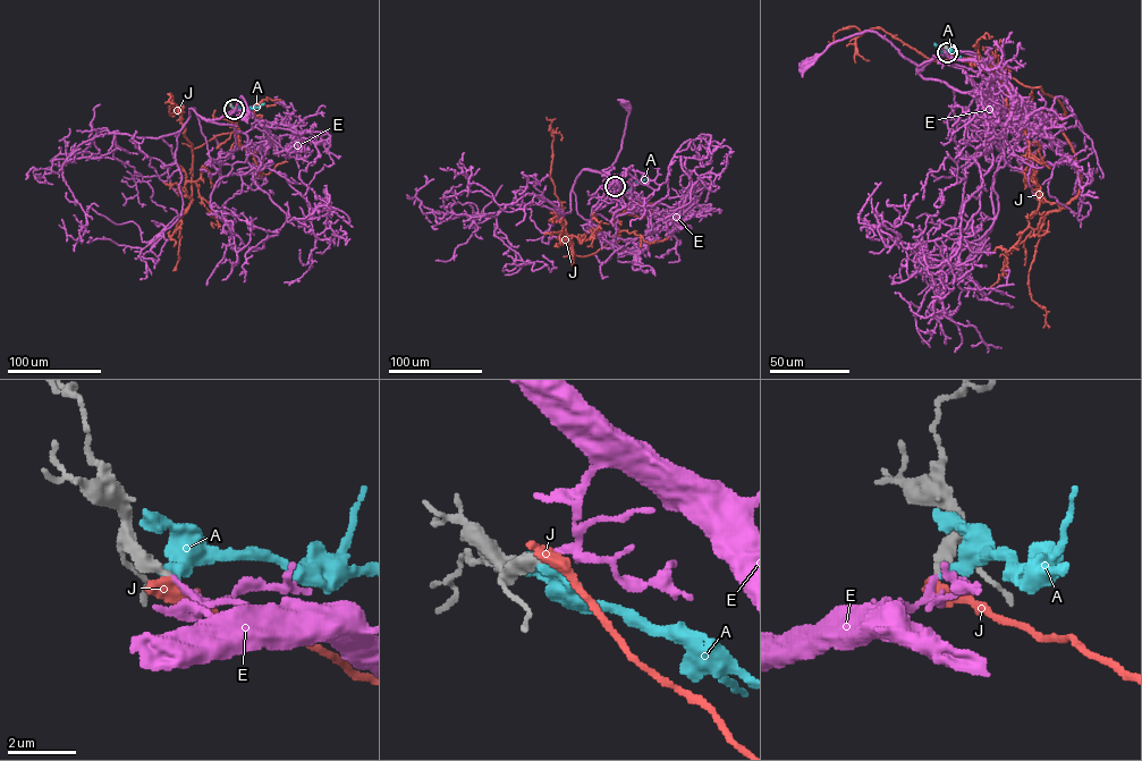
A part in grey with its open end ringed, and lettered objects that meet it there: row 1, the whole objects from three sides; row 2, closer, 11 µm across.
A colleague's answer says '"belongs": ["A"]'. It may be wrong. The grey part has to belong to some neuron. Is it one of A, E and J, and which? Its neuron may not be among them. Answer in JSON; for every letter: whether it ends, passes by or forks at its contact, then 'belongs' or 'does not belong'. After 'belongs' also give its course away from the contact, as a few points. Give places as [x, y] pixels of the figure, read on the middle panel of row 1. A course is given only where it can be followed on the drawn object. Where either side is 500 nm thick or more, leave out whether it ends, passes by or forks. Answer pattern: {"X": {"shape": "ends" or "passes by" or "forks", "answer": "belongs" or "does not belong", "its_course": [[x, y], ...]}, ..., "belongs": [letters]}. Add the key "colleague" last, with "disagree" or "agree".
{"A": {"shape": "ends", "answer": "does not belong"}, "E": {"shape": "passes by", "answer": "belongs", "its_course": [[615, 186], [608, 172], [622, 149], [628, 113], [626, 104]]}, "J": {"shape": "ends", "answer": "does not belong"}, "belongs": ["E"], "colleague": "disagree"}

